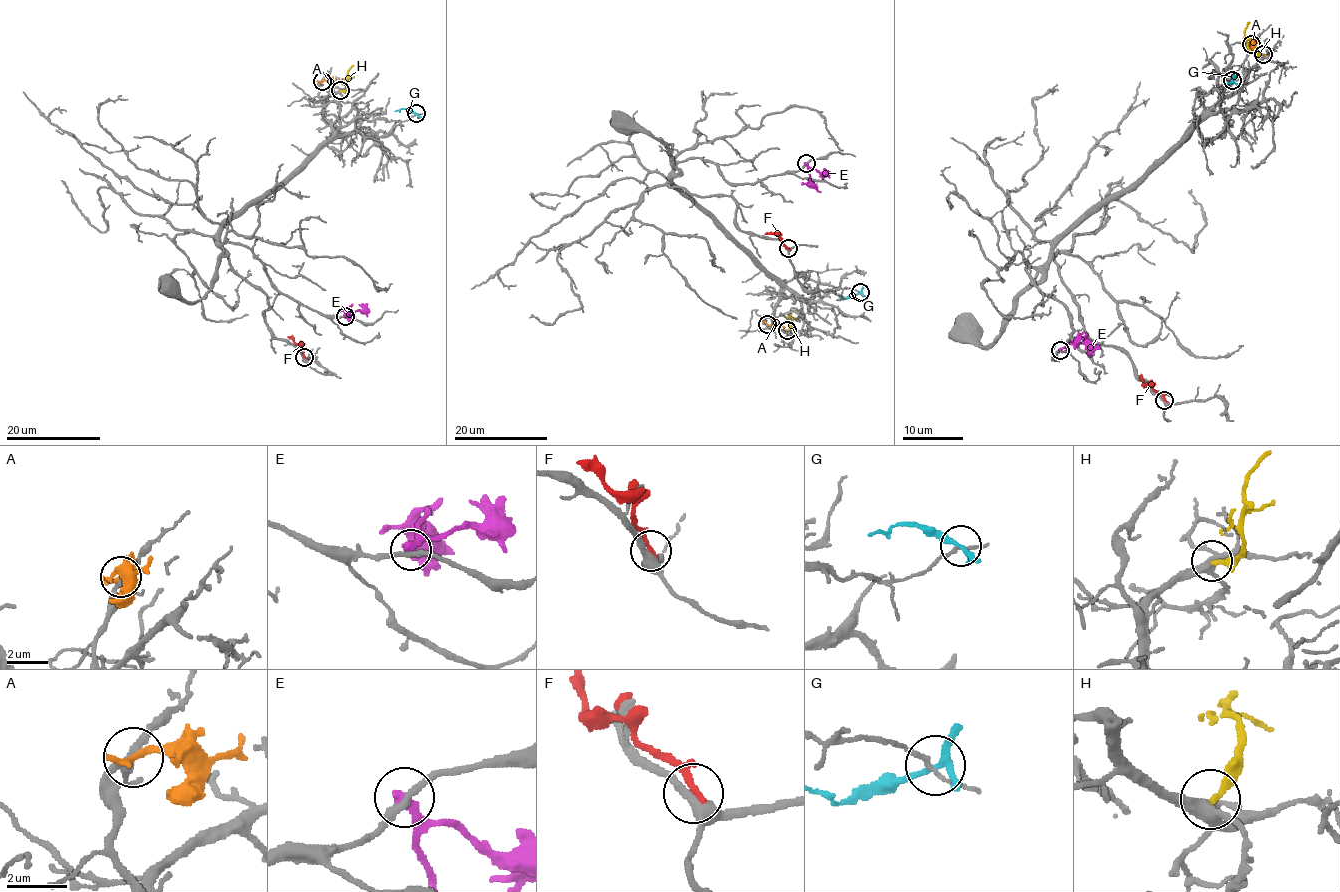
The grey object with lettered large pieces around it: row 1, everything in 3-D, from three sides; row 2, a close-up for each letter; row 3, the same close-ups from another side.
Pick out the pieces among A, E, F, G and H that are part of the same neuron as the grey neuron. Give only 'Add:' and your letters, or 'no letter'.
Add: H

